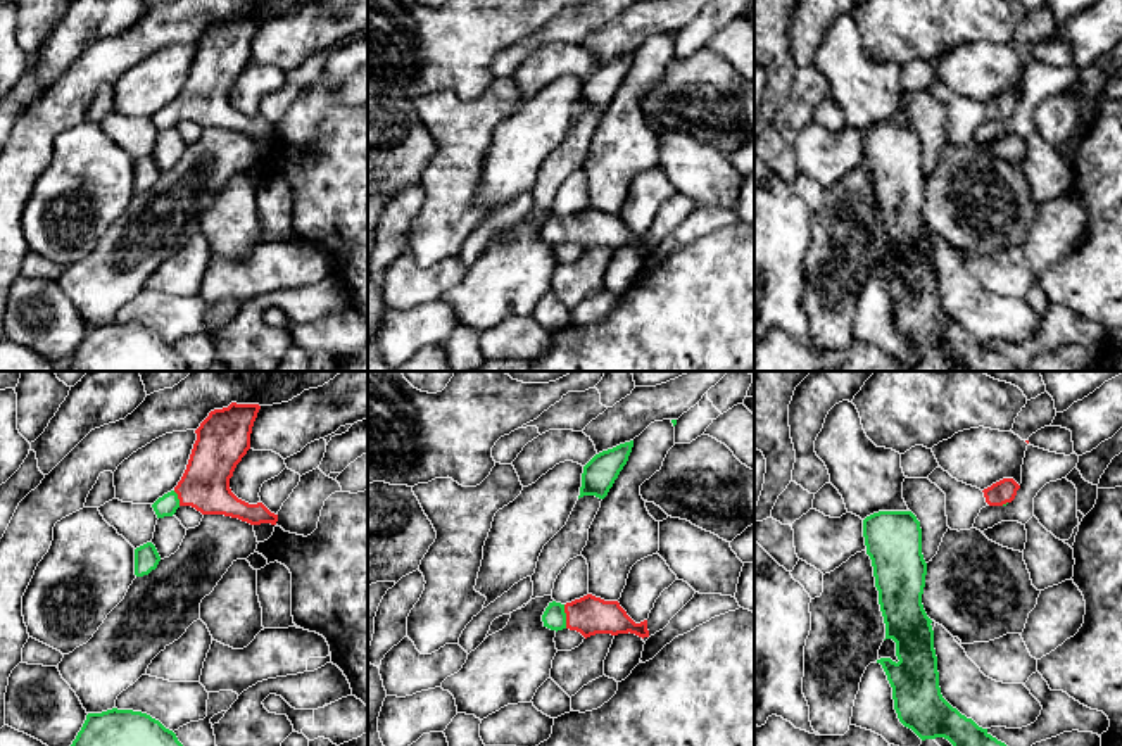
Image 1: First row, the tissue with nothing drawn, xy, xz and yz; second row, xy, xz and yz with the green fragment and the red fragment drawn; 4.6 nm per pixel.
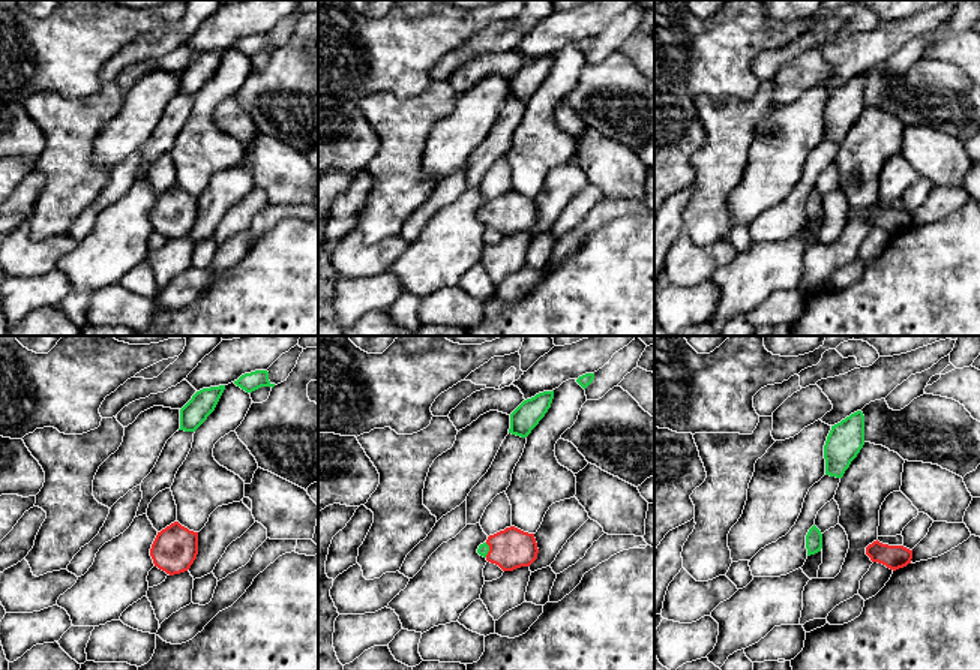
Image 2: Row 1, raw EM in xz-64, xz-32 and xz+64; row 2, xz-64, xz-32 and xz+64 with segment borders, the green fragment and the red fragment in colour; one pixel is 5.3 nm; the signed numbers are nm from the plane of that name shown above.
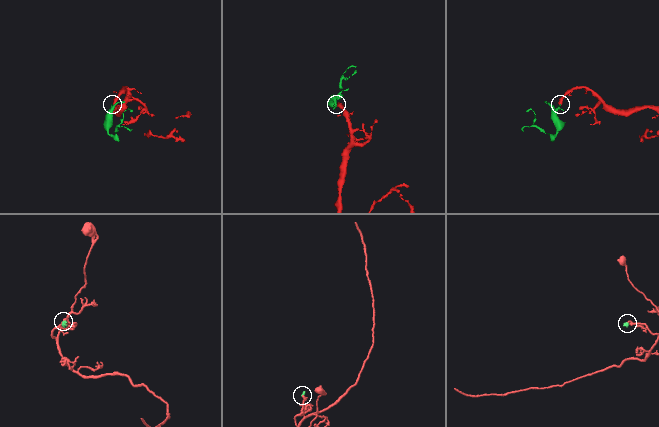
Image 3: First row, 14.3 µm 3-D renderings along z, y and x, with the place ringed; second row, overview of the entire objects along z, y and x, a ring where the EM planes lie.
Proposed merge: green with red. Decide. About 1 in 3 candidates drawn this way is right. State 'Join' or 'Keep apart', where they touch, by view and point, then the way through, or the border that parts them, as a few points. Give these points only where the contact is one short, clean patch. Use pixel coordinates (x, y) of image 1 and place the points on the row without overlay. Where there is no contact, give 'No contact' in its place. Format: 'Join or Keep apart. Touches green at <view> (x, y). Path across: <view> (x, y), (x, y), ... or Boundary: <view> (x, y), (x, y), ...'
Join. Touches green at xz (565, 230). Path across: xz (554, 230), (565, 230), (589, 228)

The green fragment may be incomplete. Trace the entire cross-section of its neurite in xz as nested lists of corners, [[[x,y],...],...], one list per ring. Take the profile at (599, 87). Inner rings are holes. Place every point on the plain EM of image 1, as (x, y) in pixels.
[[[633,54],[596,67],[582,86],[580,111],[596,109],[604,112],[628,74]]]

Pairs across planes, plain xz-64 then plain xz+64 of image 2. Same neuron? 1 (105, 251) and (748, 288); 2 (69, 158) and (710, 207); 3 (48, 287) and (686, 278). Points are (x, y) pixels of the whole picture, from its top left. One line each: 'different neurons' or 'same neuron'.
1: same neuron
2: same neuron
3: different neurons

